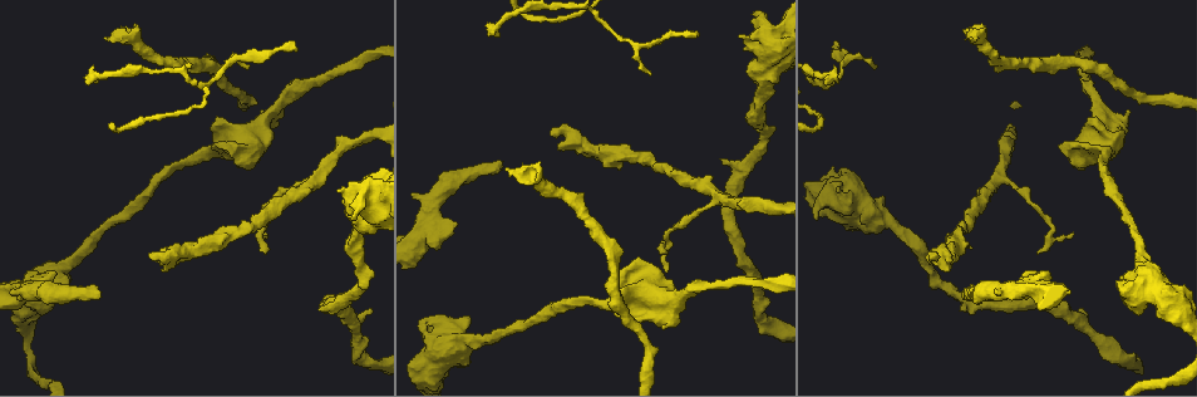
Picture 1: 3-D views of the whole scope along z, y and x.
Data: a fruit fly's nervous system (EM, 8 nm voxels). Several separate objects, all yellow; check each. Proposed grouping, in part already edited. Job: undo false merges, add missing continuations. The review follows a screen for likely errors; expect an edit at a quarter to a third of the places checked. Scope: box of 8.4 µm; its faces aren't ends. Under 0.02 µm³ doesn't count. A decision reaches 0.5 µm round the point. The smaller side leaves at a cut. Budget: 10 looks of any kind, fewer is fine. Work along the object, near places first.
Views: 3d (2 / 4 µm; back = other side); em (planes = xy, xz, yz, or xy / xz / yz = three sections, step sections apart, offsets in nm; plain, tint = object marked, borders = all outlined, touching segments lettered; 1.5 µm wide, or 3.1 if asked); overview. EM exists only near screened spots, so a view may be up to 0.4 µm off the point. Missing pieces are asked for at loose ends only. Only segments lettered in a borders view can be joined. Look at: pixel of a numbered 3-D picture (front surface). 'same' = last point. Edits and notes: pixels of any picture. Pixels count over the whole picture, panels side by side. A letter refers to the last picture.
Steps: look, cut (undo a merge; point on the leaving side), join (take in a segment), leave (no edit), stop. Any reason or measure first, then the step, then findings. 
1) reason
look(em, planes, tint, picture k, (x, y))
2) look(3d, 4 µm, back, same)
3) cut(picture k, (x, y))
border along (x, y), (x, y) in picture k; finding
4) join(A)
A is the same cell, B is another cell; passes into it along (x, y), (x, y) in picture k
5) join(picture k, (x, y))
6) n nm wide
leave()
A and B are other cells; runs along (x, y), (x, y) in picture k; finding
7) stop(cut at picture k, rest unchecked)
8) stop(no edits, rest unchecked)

calibre changes
look(3d, 4 µm, picture 1, (58, 275))

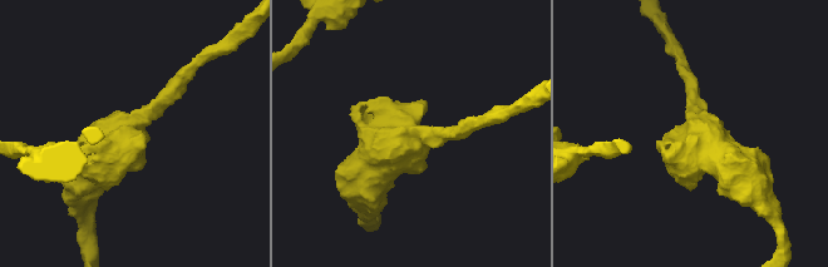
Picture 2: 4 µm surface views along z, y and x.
look(em, xz, step 8, tint, picture 2, (411, 140))

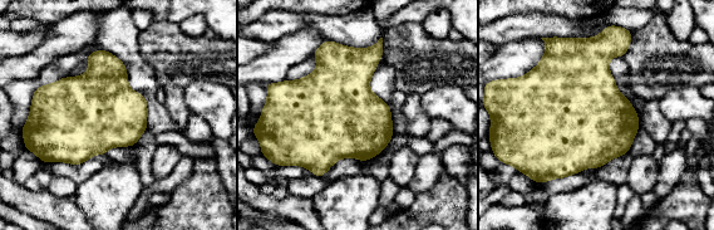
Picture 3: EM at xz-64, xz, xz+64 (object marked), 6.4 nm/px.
another direction
look(em, planes, borders, same)

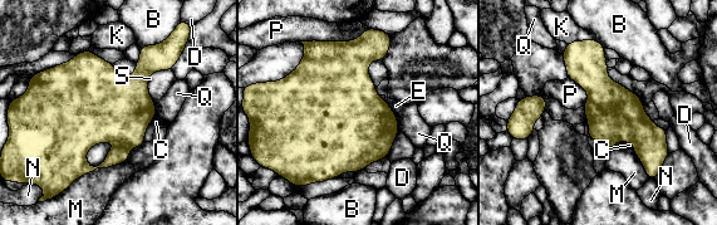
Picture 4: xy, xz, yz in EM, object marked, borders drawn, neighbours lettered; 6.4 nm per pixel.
leave()
B, C, D, E, K, M, N, P, Q and S are other cells; border along (613, 140), (632, 141), (636, 146) in picture 4; one cell here

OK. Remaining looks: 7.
look(3d, 2 µm, picture 1, (961, 297))

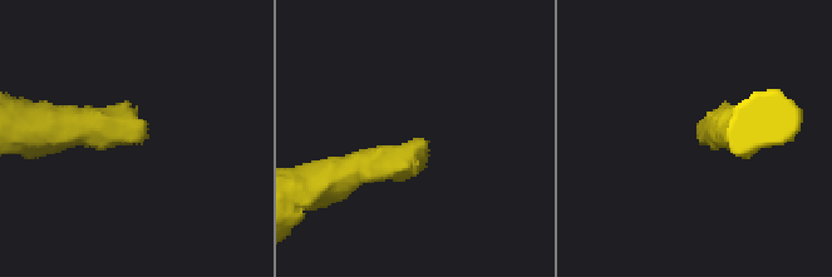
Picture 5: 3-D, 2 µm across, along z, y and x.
look(em, xz, step 4, borders, picture 5, (426, 140))

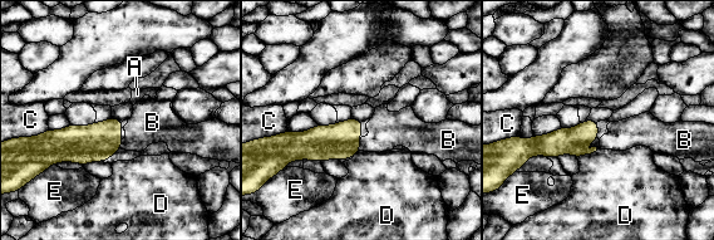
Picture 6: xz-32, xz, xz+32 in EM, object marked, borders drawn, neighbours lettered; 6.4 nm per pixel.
join(B)
B is the same cell, A, C, D and E are other cells; passes into it along (340, 141), (358, 145), (387, 130) in picture 6; the cell continues

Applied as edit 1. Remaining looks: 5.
end of a long branch
look(3d, 2 µm, picture 1, (972, 37))

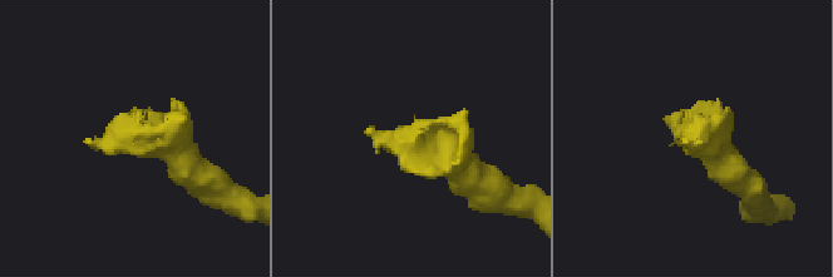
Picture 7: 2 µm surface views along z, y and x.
look(em, xz, step 4, tint, picture 7, (683, 144))

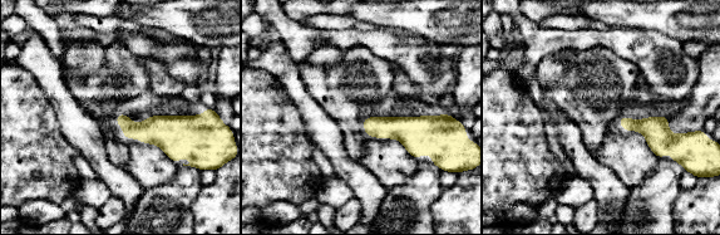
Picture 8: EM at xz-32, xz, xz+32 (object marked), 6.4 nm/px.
cut it another way
look(em, planes, borders, same)

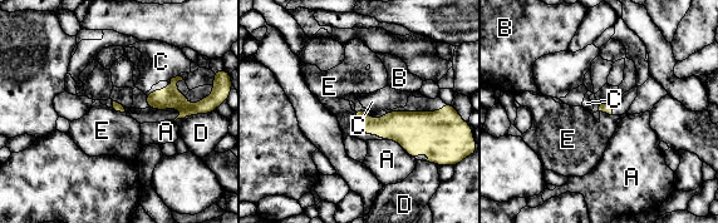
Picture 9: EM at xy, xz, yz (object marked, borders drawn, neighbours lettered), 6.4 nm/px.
join(C)
C is the same cell, A, B, D and E are other cells; the cell continues

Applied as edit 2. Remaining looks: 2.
stop(join at picture 6, join at picture 9, rest unchecked)

